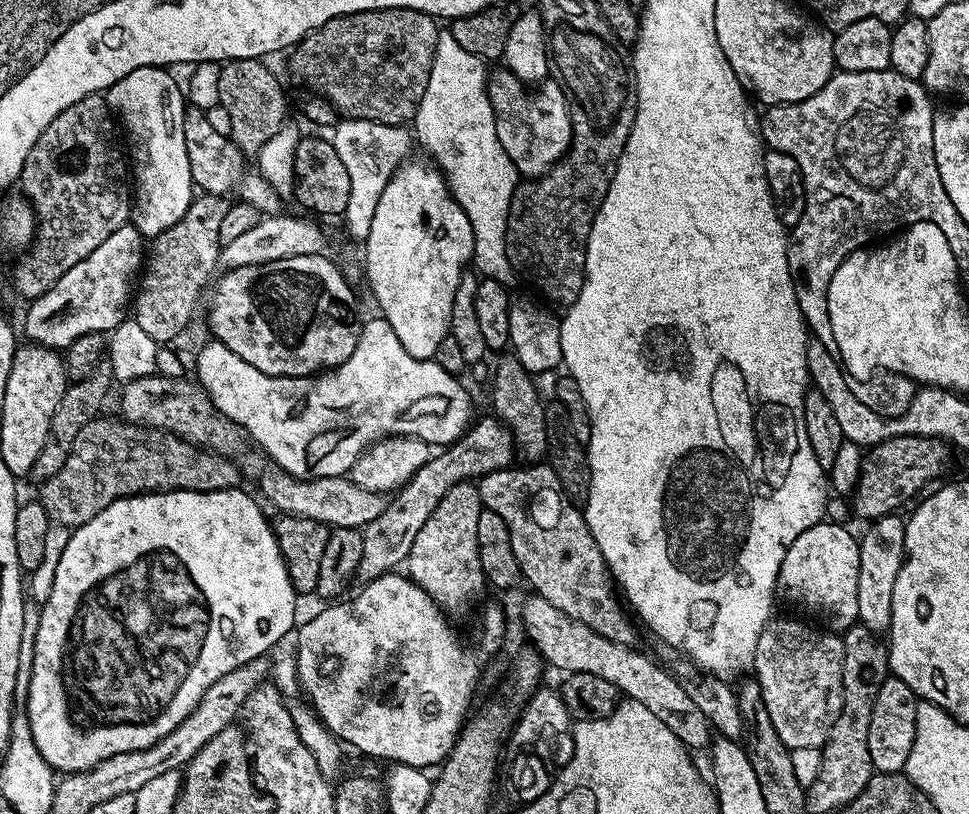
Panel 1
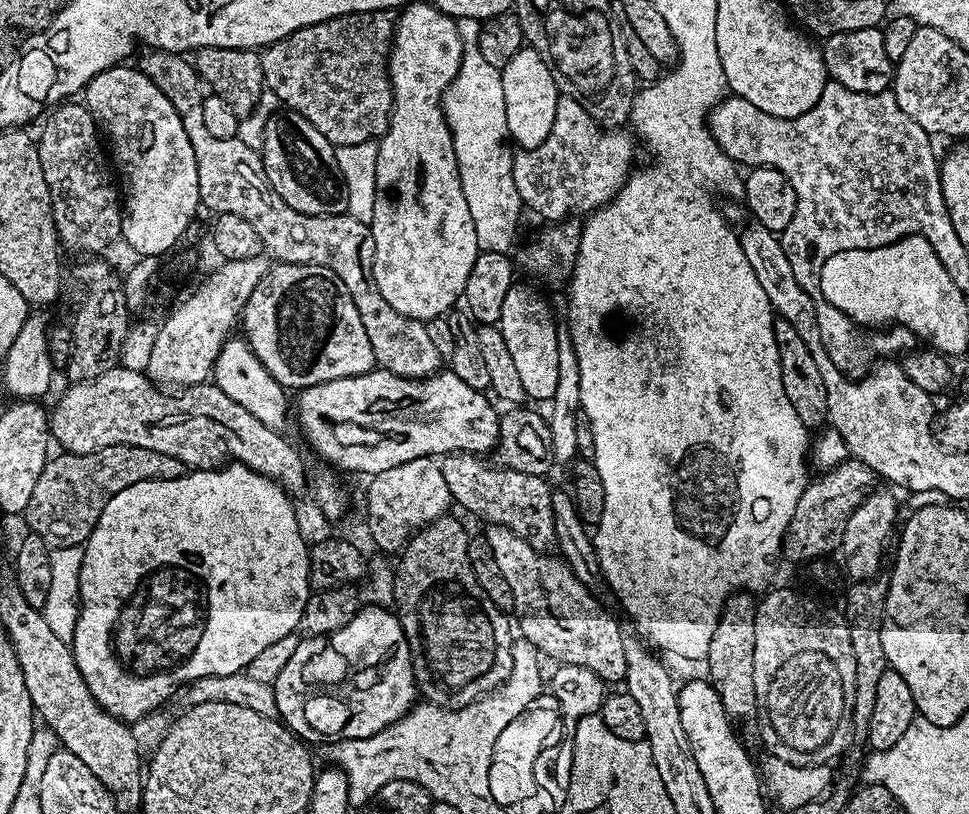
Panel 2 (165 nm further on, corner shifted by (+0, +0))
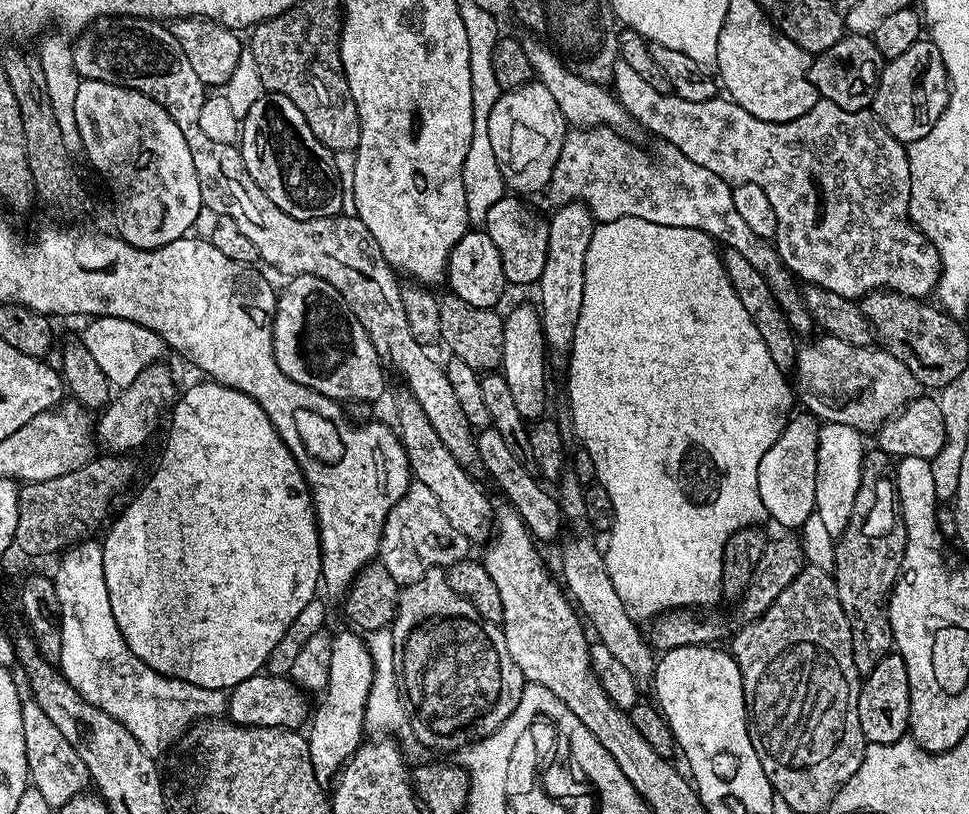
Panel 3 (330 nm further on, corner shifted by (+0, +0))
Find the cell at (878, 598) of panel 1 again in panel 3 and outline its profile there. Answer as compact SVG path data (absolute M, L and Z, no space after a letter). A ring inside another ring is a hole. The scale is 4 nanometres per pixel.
M827 422L819 425L815 513L822 516L827 533L835 538L839 538L848 529L850 514L854 510L854 498L858 498L858 486L862 482L866 455L864 440L862 433L850 426Z

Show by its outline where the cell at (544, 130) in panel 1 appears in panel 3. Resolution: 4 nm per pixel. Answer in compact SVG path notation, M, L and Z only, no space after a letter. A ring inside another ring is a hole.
M572 128L564 140L562 154L554 166L554 174L546 189L546 196L553 200L553 205L585 204L592 211L592 219L605 224L618 222L618 218L642 218L646 222L658 222L658 226L678 226L702 230L712 237L717 245L738 250L749 260L750 266L766 278L778 306L784 311L788 324L797 333L803 334L807 328L813 327L812 316L804 305L804 294L797 277L782 262L776 253L776 245L772 240L764 240L740 217L734 206L733 185L727 184L718 174L706 170L706 166L698 166L698 162L690 162L673 144L661 143L656 156L651 156L644 148L628 141L627 135L621 134L615 128Z

